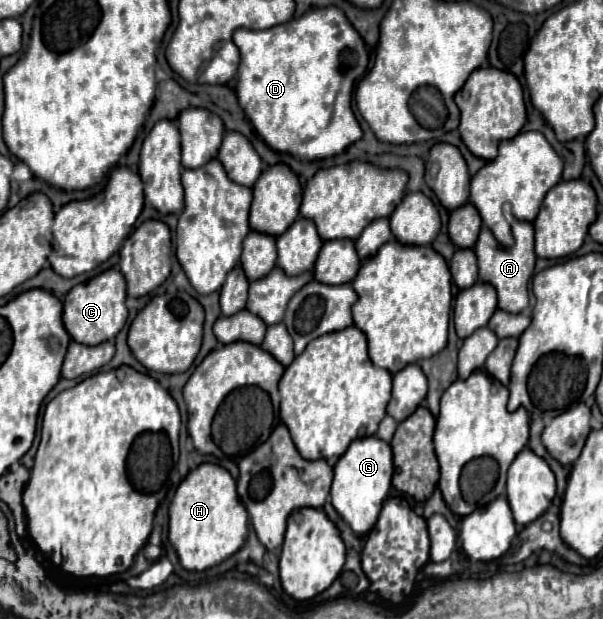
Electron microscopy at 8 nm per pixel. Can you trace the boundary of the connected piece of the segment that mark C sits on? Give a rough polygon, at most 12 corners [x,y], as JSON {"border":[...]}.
{"border":[[110,268],[64,298],[70,338],[114,340],[128,318],[126,282]]}

